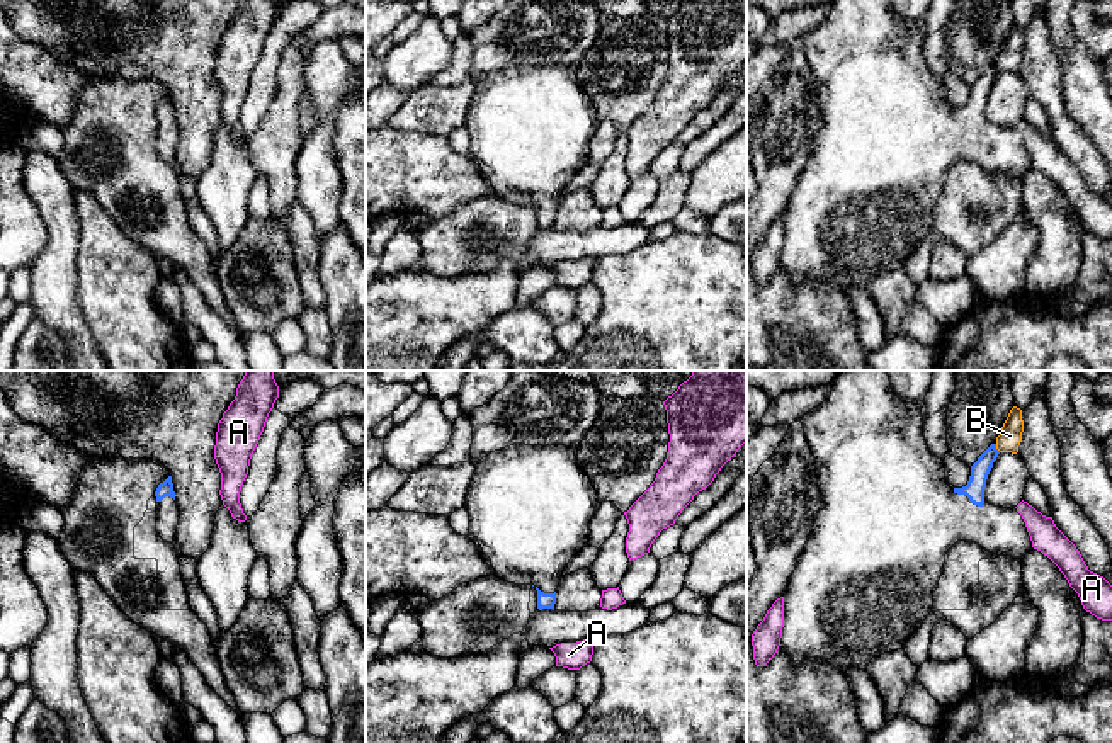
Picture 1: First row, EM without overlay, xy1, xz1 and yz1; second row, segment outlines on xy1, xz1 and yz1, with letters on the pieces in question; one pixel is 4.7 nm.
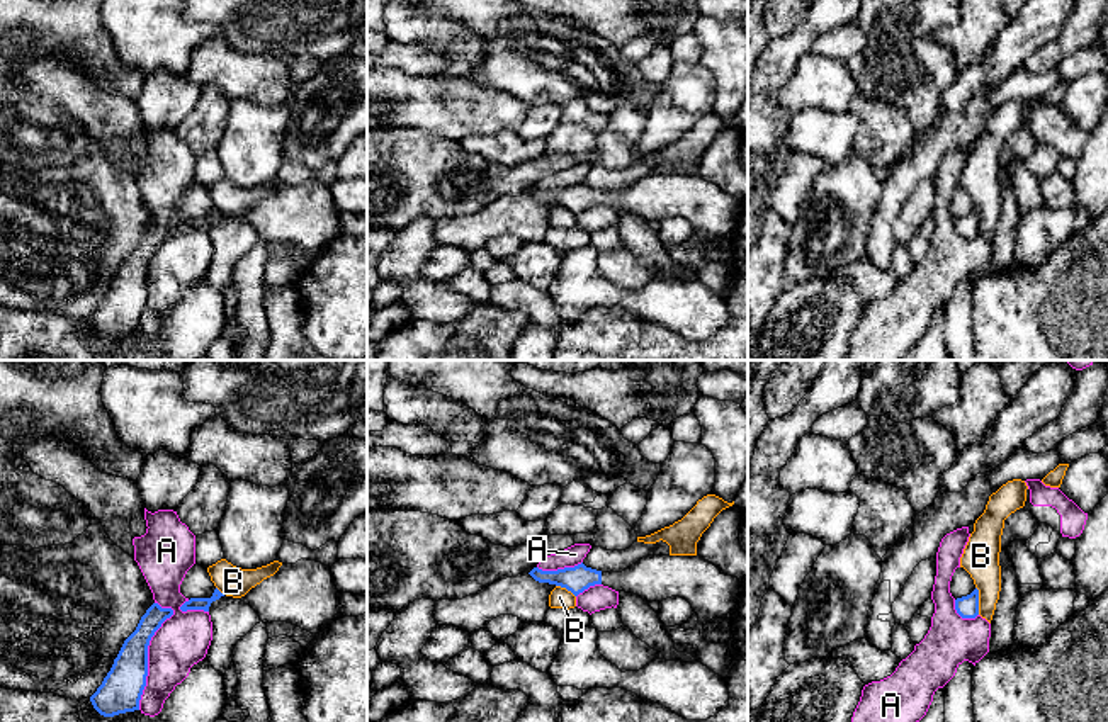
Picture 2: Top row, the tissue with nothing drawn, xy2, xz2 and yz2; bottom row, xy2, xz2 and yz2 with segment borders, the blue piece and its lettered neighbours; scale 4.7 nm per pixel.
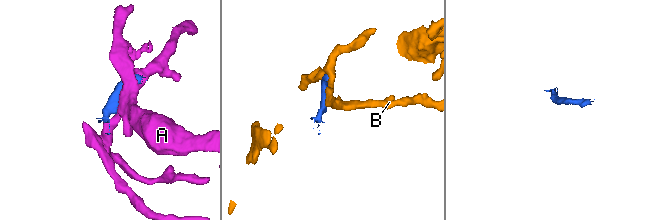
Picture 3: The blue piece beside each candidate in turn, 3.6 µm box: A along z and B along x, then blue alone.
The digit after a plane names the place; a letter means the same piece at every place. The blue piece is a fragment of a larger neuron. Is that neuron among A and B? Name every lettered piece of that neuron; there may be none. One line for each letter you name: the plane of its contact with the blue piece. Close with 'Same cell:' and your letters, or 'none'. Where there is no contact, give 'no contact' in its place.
Same cell: none

